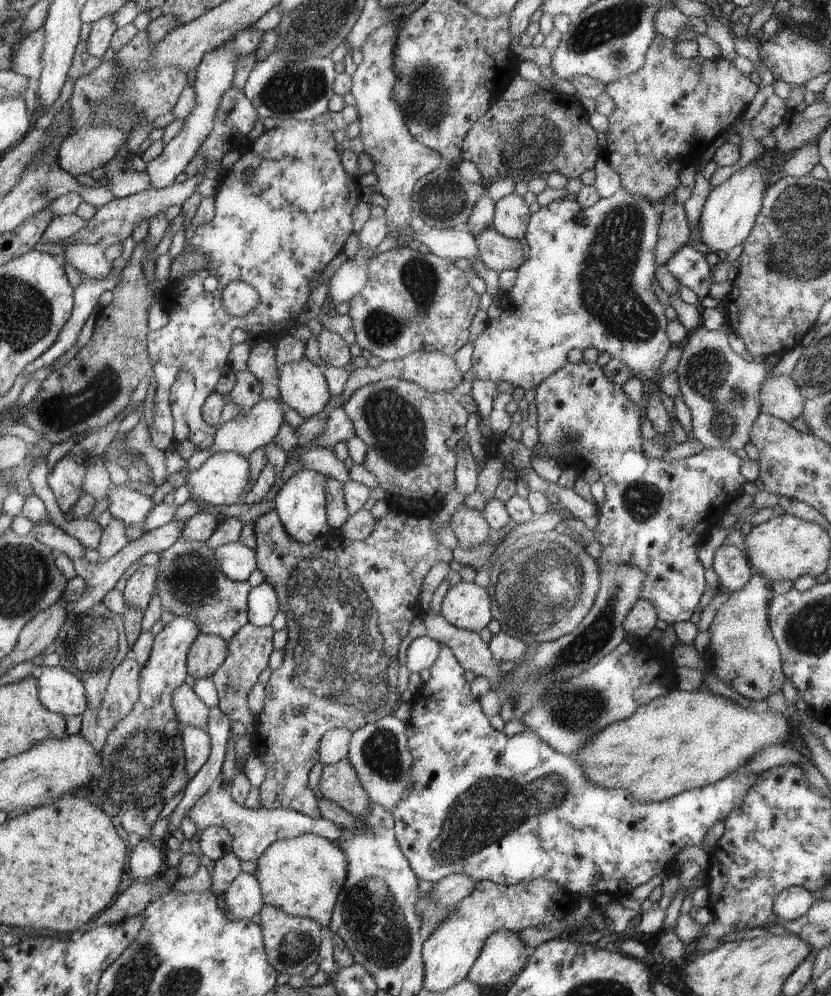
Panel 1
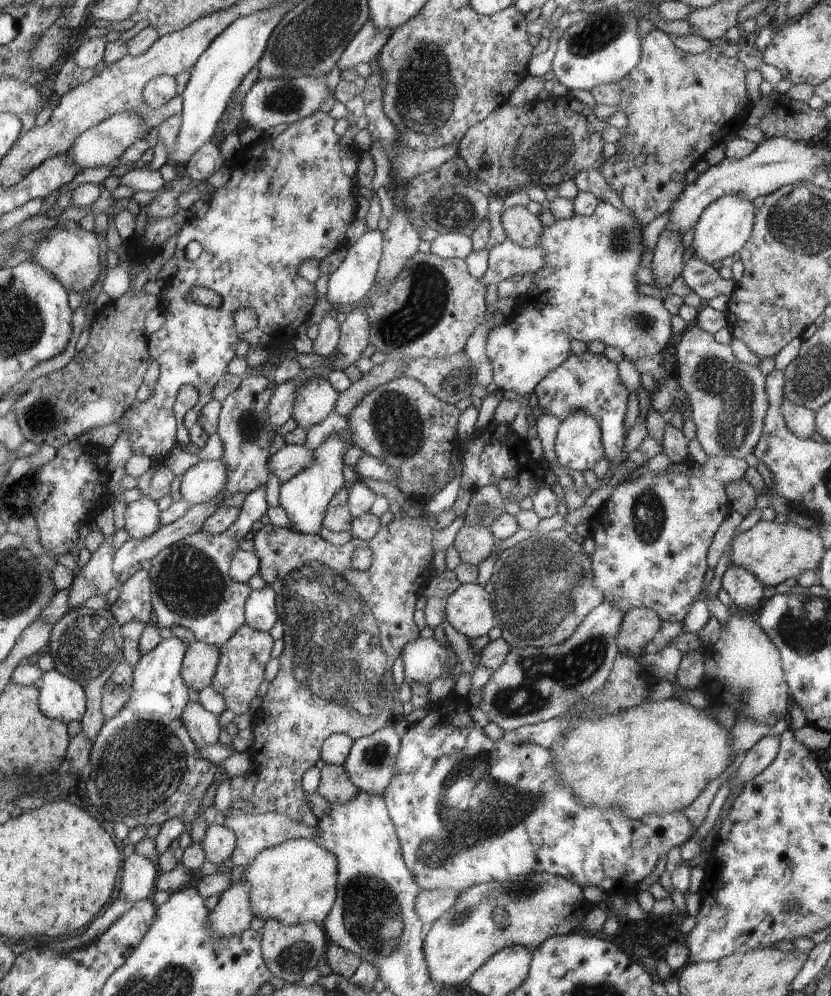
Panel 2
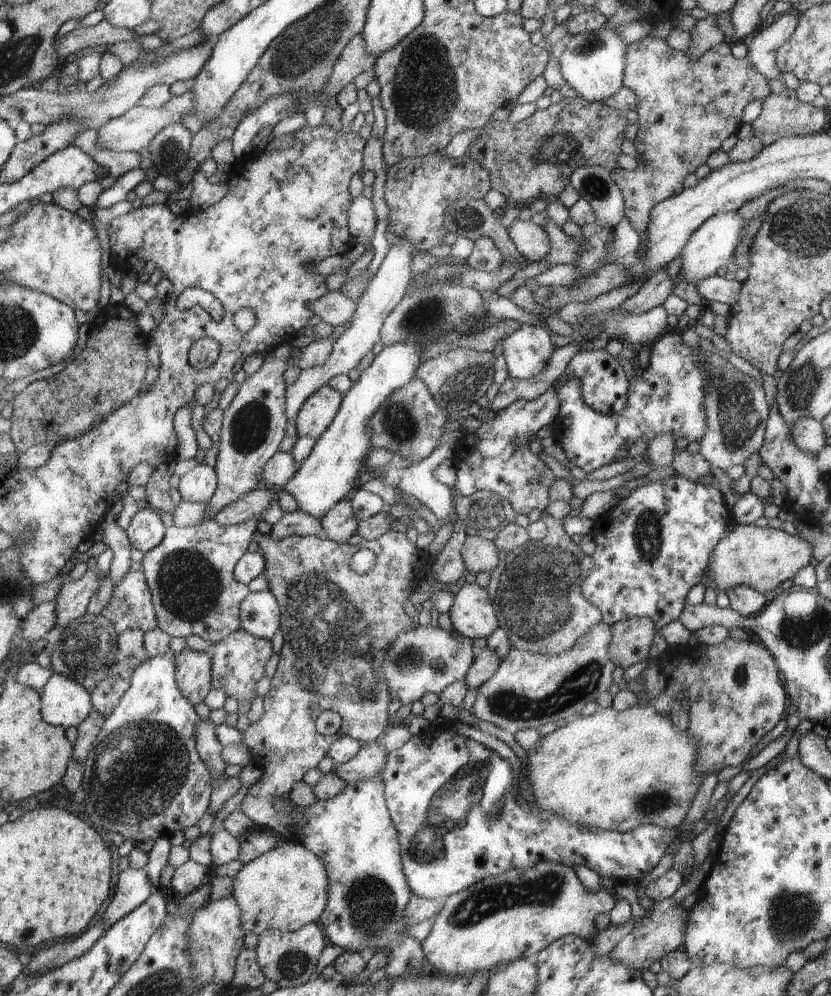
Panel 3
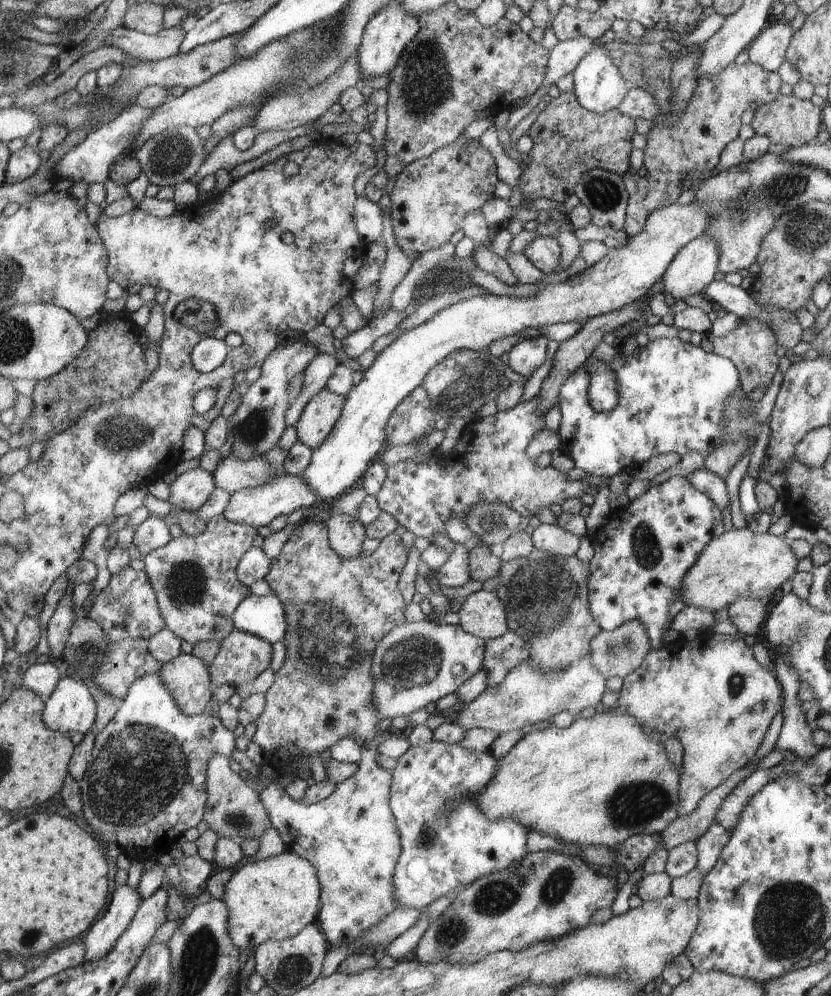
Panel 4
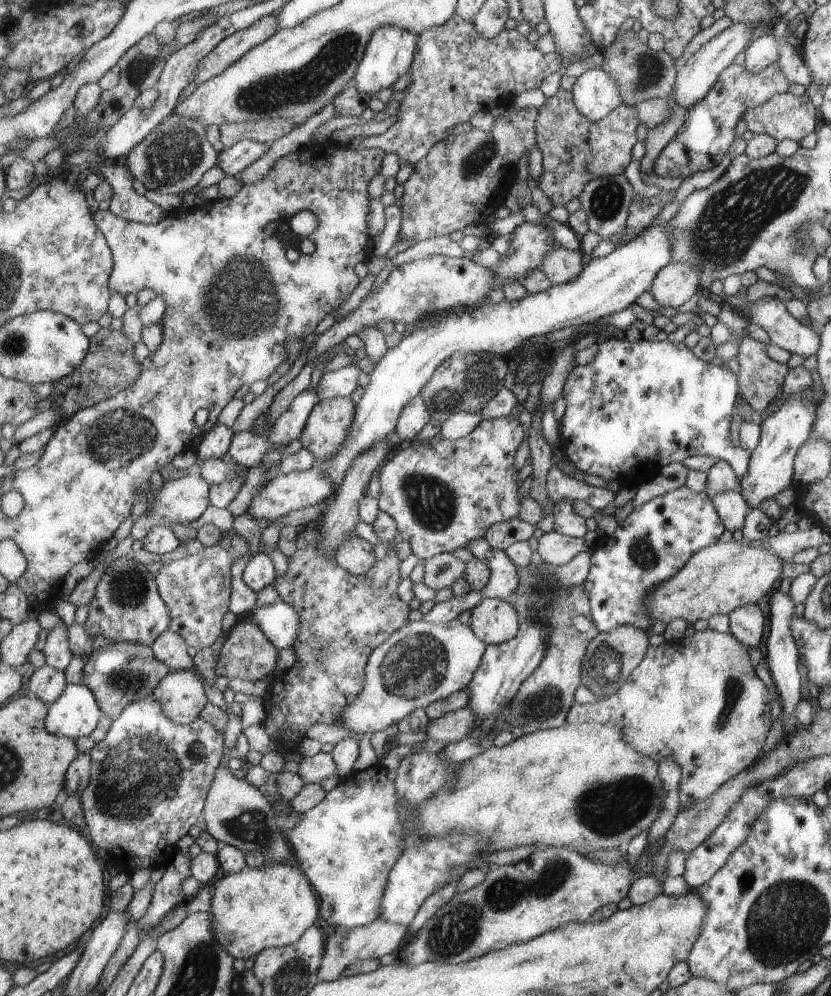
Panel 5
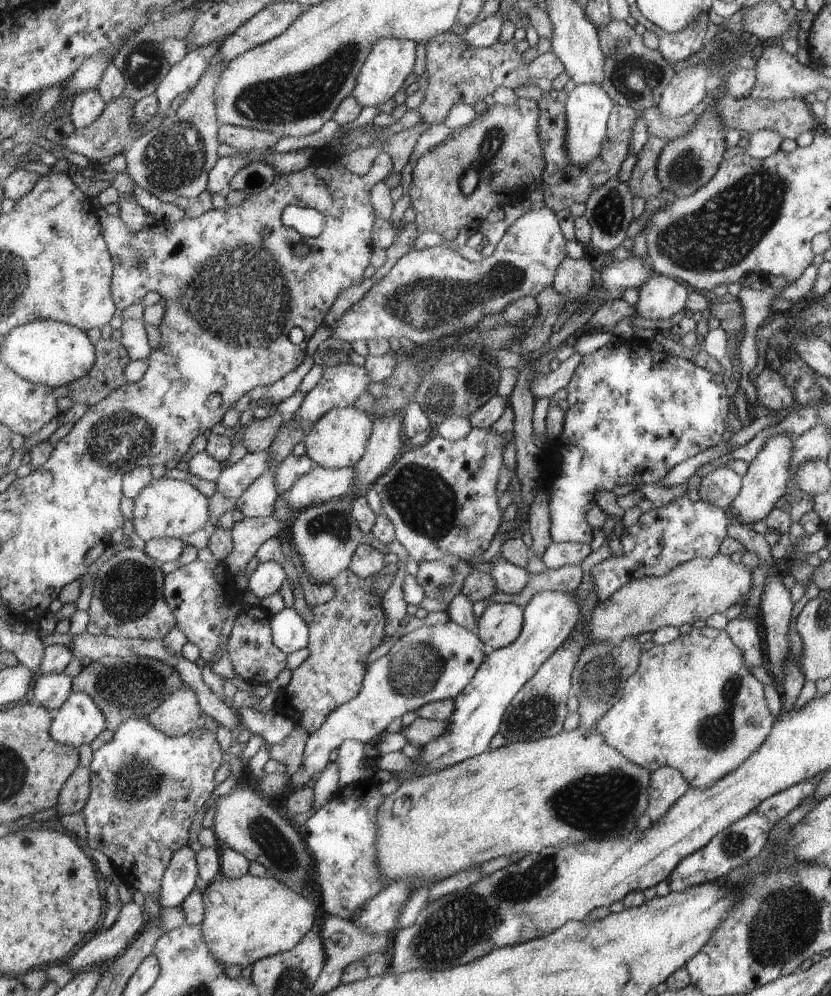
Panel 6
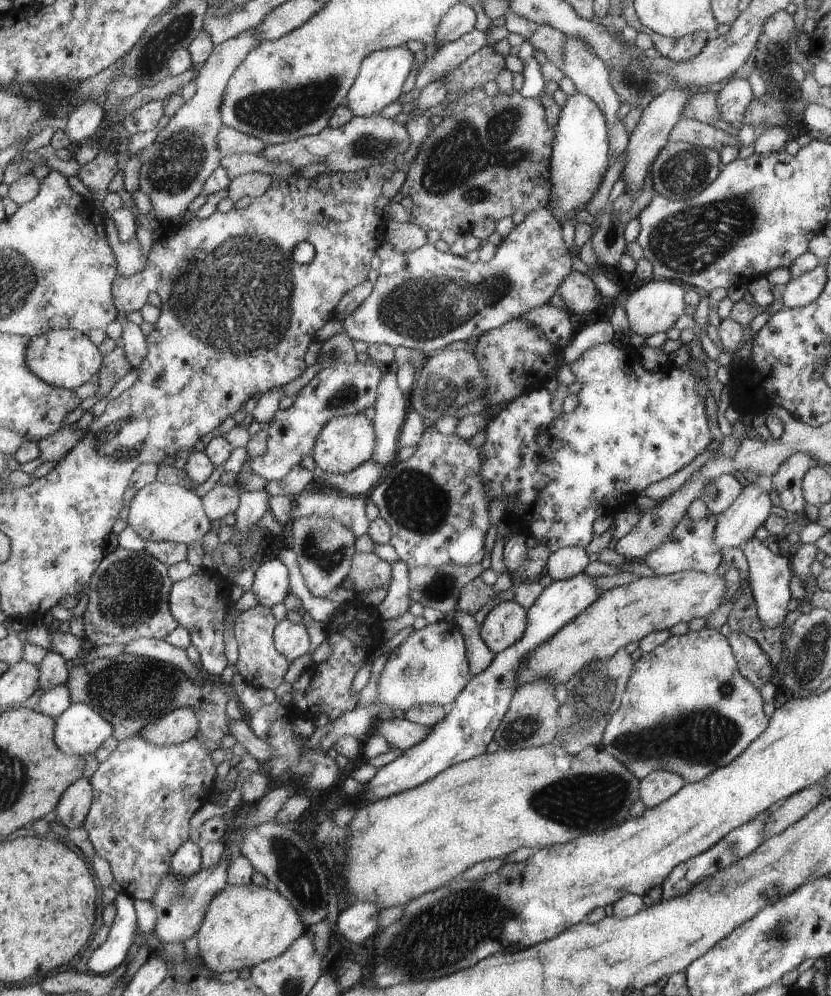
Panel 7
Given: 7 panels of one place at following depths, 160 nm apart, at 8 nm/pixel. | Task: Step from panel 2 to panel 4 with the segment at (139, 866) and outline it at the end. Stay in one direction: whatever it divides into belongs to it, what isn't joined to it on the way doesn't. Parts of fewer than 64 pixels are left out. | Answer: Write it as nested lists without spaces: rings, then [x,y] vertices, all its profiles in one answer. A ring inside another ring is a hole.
[[[126,884],[118,887],[105,914],[81,940],[85,948],[84,963],[97,963],[104,959],[128,930],[141,906],[142,898],[137,889]]]

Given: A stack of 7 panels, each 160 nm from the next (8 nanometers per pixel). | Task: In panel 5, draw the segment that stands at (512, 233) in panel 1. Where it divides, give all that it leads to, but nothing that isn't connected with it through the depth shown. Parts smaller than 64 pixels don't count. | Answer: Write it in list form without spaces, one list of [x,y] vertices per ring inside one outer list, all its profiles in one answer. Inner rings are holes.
[[[555,246],[545,257],[540,270],[548,277],[552,285],[571,283],[584,269],[584,260],[580,251],[570,251]]]

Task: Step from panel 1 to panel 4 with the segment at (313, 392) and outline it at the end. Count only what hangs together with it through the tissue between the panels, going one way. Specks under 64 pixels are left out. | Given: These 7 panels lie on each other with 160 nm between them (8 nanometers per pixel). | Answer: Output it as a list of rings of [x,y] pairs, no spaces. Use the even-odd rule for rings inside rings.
[[[326,388],[318,391],[304,407],[295,426],[299,441],[312,450],[320,447],[341,418],[346,399]]]

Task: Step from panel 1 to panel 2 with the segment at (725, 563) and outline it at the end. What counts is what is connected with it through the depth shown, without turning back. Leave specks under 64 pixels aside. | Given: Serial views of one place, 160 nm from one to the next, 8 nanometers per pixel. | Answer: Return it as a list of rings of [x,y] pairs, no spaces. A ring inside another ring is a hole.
[[[730,564],[722,578],[722,584],[740,611],[747,612],[762,603],[765,586],[748,569]]]

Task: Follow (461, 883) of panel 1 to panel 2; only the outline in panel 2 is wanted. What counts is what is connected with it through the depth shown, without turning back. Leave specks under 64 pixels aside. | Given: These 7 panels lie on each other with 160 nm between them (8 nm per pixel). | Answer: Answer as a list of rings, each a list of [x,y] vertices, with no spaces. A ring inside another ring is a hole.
[[[452,889],[422,891],[416,898],[416,911],[421,921],[430,926],[451,906],[454,906],[459,894]]]

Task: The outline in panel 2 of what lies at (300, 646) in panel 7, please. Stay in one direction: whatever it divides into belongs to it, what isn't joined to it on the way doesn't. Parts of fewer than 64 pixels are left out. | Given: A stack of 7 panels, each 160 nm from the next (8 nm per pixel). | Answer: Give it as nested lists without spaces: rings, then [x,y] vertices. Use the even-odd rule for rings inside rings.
[[[270,586],[253,591],[245,603],[245,625],[268,632],[279,618],[276,600],[277,593]]]

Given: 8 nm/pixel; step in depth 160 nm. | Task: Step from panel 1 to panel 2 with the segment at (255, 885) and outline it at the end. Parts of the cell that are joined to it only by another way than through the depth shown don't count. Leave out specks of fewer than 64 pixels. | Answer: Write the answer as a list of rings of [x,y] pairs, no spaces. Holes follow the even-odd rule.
[[[245,881],[232,883],[220,895],[218,904],[210,911],[207,924],[216,939],[228,939],[250,929],[253,911],[249,901],[250,885]]]

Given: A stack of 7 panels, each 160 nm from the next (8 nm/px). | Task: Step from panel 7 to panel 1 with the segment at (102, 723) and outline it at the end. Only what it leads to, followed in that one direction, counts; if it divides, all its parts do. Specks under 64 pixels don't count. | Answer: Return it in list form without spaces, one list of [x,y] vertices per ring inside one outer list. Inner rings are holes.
[[[60,665],[57,667],[44,666],[41,675],[36,678],[40,689],[40,701],[51,713],[62,716],[80,716],[88,708],[88,694],[85,692],[85,683],[74,673],[67,671]]]

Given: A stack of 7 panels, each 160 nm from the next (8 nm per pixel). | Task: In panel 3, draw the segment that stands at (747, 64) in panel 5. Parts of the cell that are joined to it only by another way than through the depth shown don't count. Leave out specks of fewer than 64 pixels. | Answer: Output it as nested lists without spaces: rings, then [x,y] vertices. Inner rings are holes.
[[[785,13],[777,17],[771,26],[764,26],[747,41],[747,58],[752,62],[757,72],[766,79],[779,78],[781,73],[776,64],[776,50],[790,38],[796,29],[797,22],[793,13]]]

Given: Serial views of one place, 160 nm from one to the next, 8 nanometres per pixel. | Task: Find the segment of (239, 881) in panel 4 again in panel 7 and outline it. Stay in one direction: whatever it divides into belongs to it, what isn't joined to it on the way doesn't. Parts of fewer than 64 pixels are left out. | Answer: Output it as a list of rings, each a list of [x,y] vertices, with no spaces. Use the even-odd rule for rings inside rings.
[[[254,883],[246,886],[227,884],[208,905],[198,929],[197,956],[212,974],[230,970],[240,972],[284,954],[307,931],[297,909],[278,891]]]

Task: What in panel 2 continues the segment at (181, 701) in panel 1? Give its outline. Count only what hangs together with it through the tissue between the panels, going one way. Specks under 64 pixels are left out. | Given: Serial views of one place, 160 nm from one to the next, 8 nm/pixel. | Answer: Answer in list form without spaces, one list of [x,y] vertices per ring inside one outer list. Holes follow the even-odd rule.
[[[189,702],[183,713],[183,720],[199,749],[220,742],[218,736],[222,726],[219,724],[219,718],[200,702]]]

